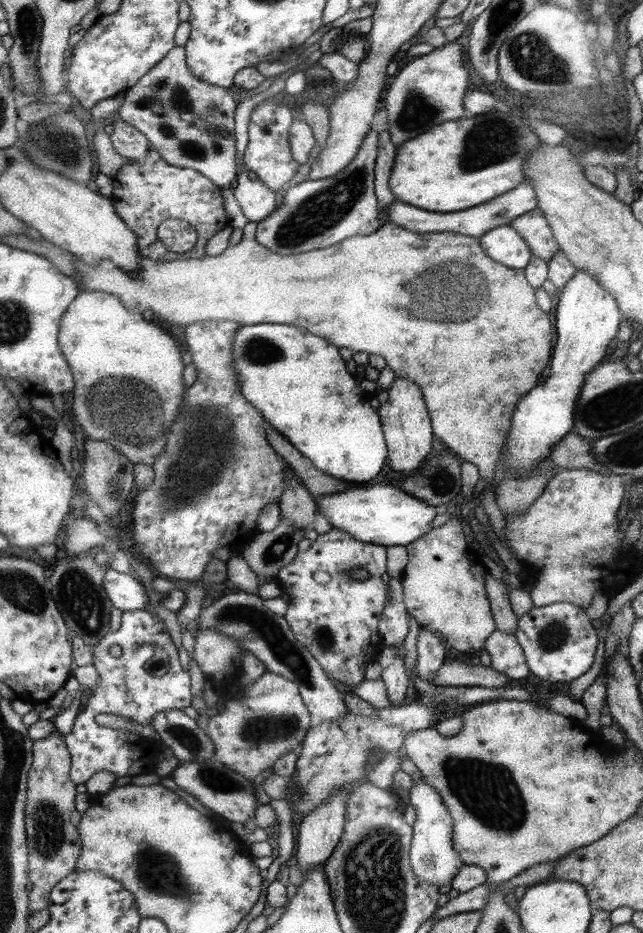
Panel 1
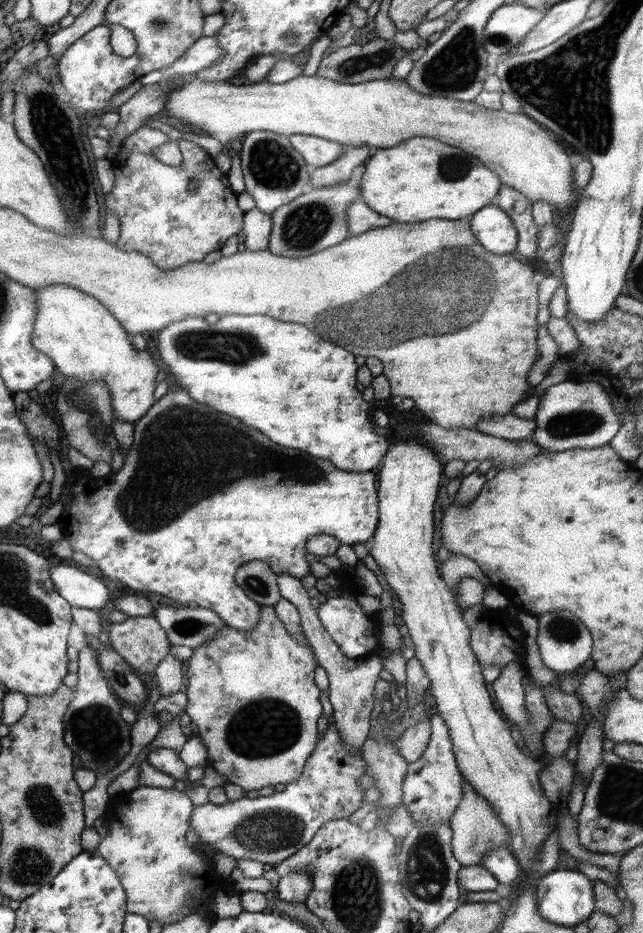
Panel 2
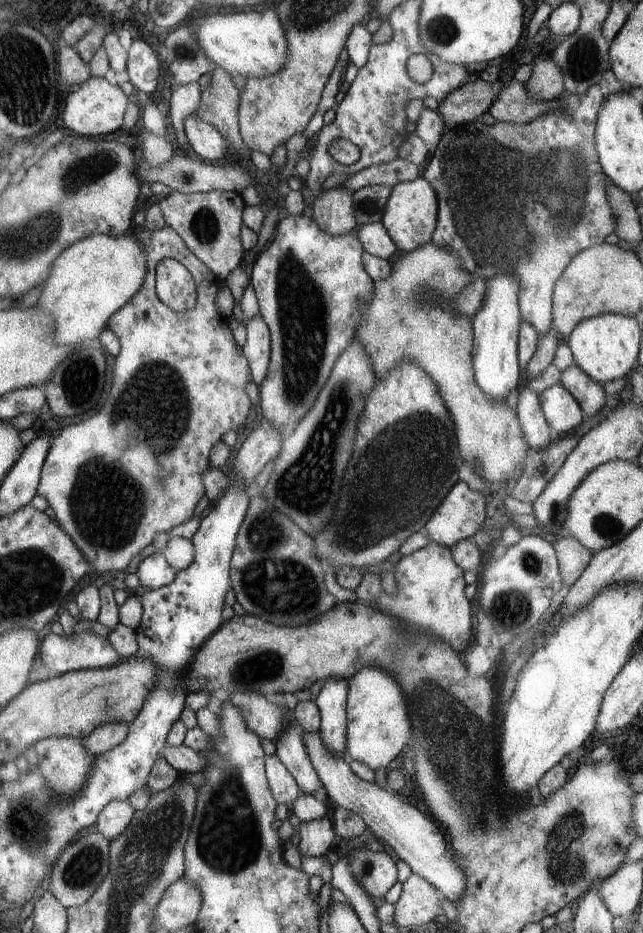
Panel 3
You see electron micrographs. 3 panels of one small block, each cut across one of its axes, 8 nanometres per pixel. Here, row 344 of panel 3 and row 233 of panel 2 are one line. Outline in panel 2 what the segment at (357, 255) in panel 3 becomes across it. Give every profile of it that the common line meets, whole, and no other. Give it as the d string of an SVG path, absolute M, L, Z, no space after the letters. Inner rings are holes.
M343 182L301 193L291 202L279 206L279 209L270 215L268 251L287 258L303 258L339 244L348 237L345 210L351 201L359 198L359 192L360 187L353 187Z

